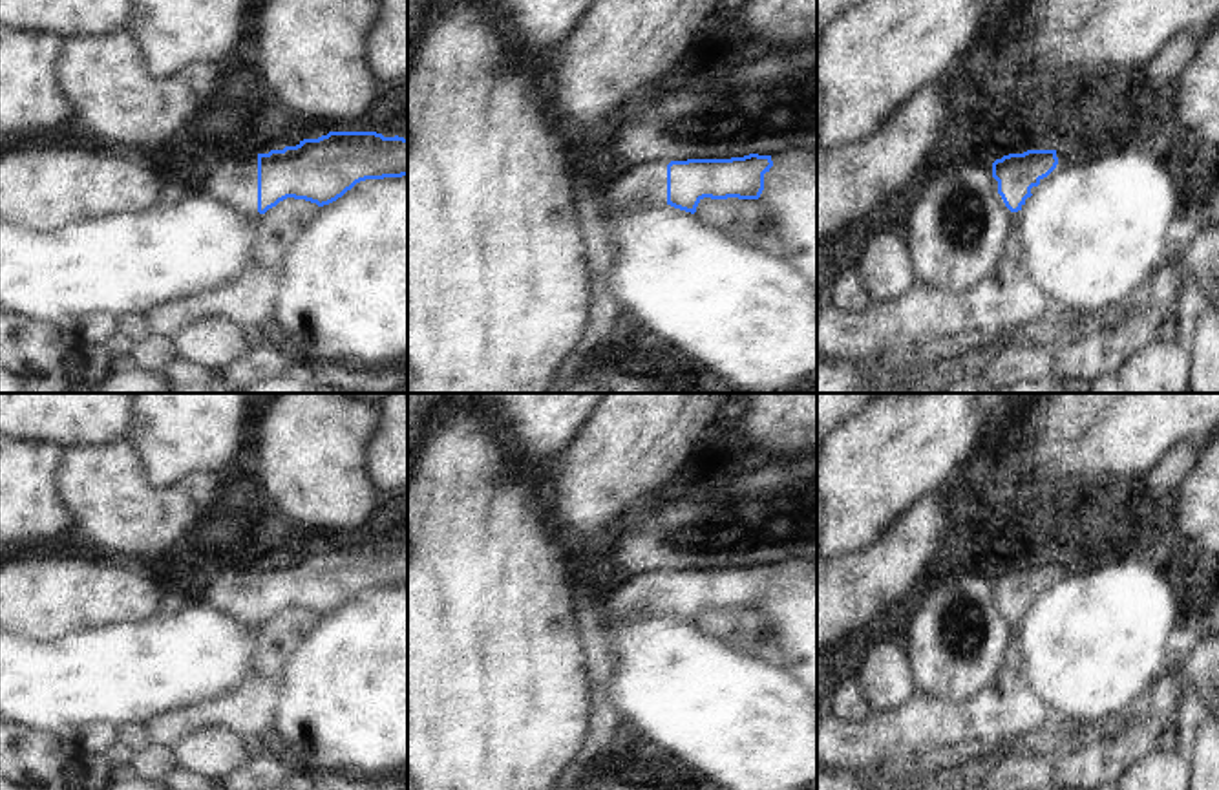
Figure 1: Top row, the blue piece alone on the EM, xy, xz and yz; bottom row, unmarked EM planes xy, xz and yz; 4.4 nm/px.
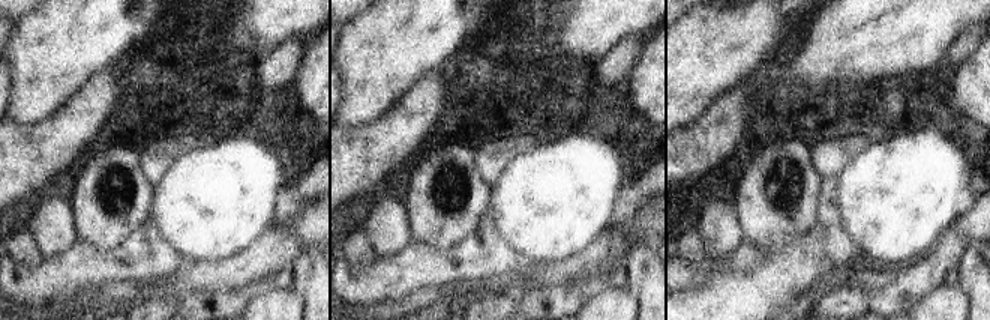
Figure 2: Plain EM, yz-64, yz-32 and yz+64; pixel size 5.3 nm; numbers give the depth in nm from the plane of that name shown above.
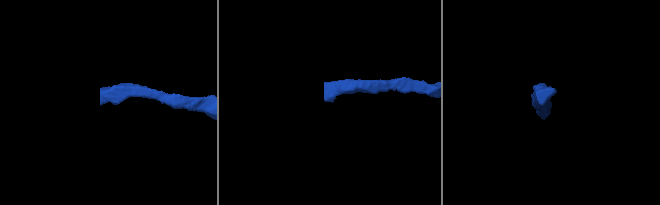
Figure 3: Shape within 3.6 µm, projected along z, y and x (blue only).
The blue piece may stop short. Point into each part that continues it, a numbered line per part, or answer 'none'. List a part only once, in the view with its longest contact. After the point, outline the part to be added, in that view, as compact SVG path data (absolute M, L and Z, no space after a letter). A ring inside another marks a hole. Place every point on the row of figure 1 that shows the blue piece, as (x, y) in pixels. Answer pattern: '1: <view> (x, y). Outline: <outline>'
1: xy (229, 178). Outline: M225 152L210 157L194 179L216 201L247 218L258 212L258 154Z

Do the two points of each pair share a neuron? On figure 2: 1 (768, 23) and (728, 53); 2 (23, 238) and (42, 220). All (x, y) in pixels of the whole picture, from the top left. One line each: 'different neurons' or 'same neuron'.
1: same neuron
2: different neurons

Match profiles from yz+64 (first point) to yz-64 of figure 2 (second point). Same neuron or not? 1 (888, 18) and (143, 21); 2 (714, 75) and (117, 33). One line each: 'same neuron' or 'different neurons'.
1: different neurons
2: same neuron

